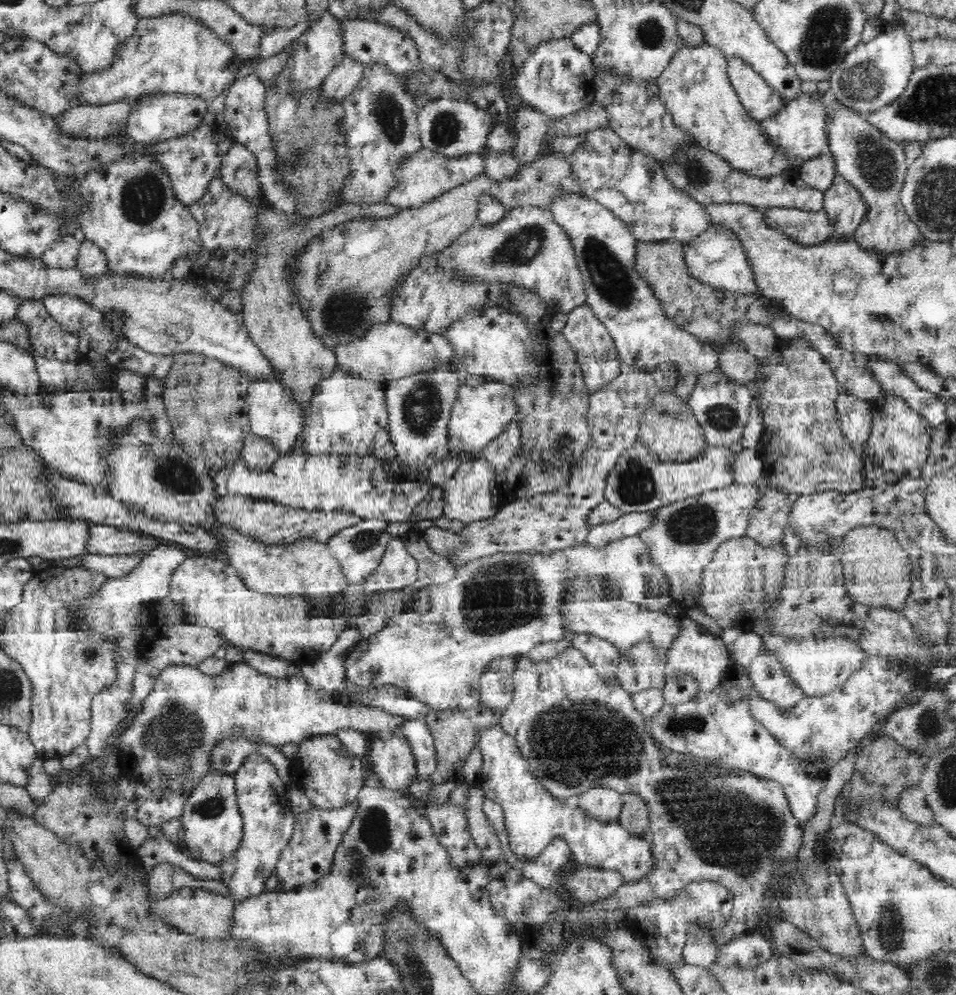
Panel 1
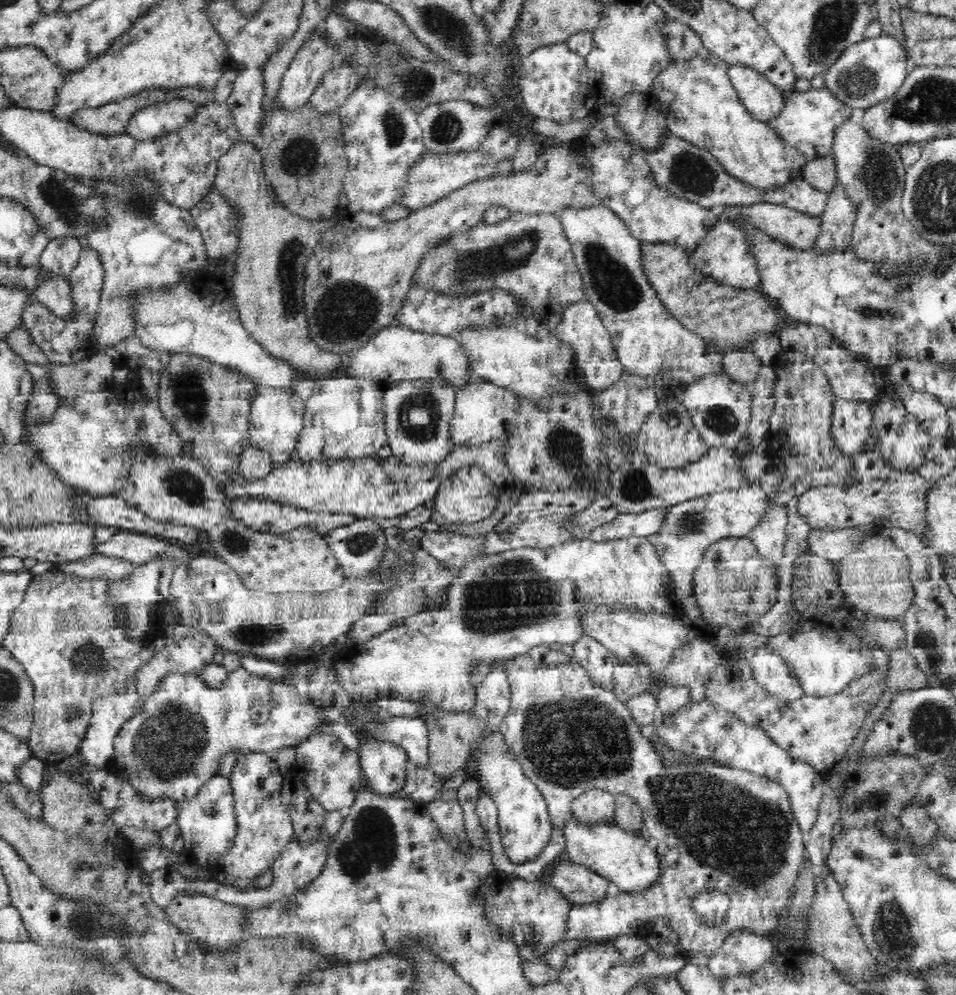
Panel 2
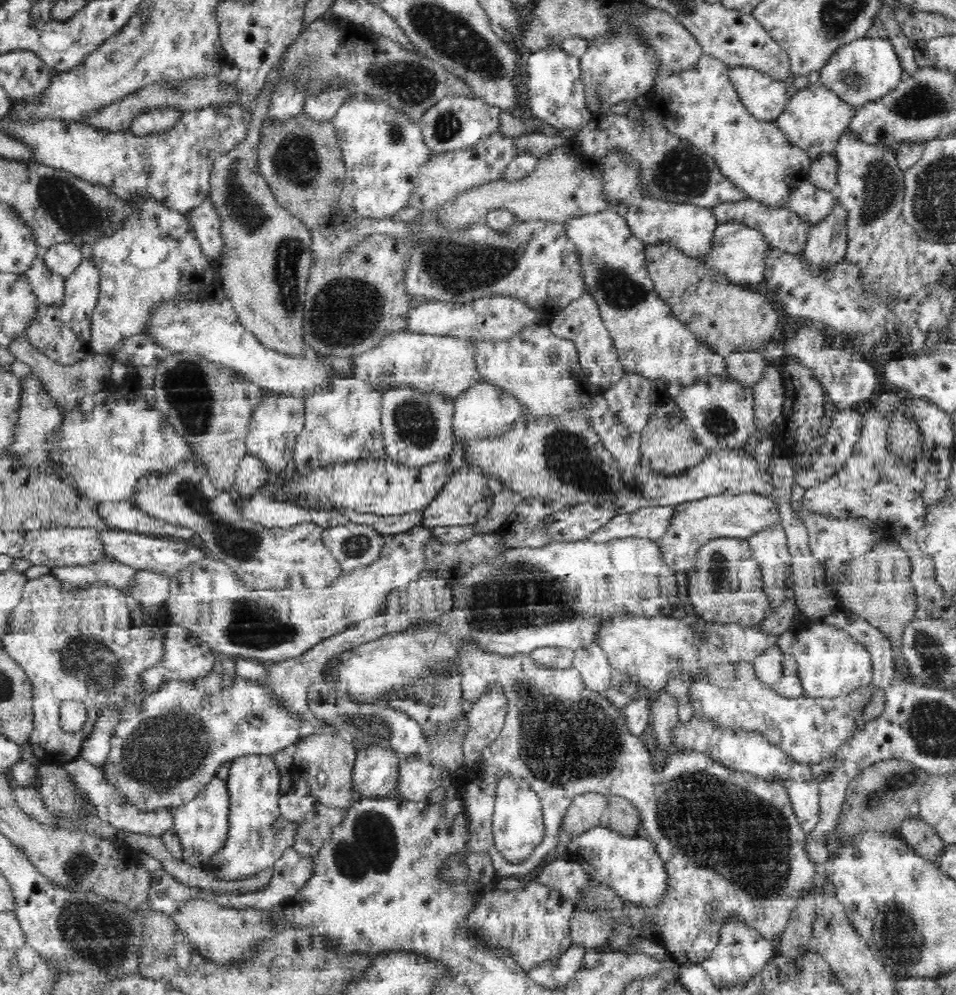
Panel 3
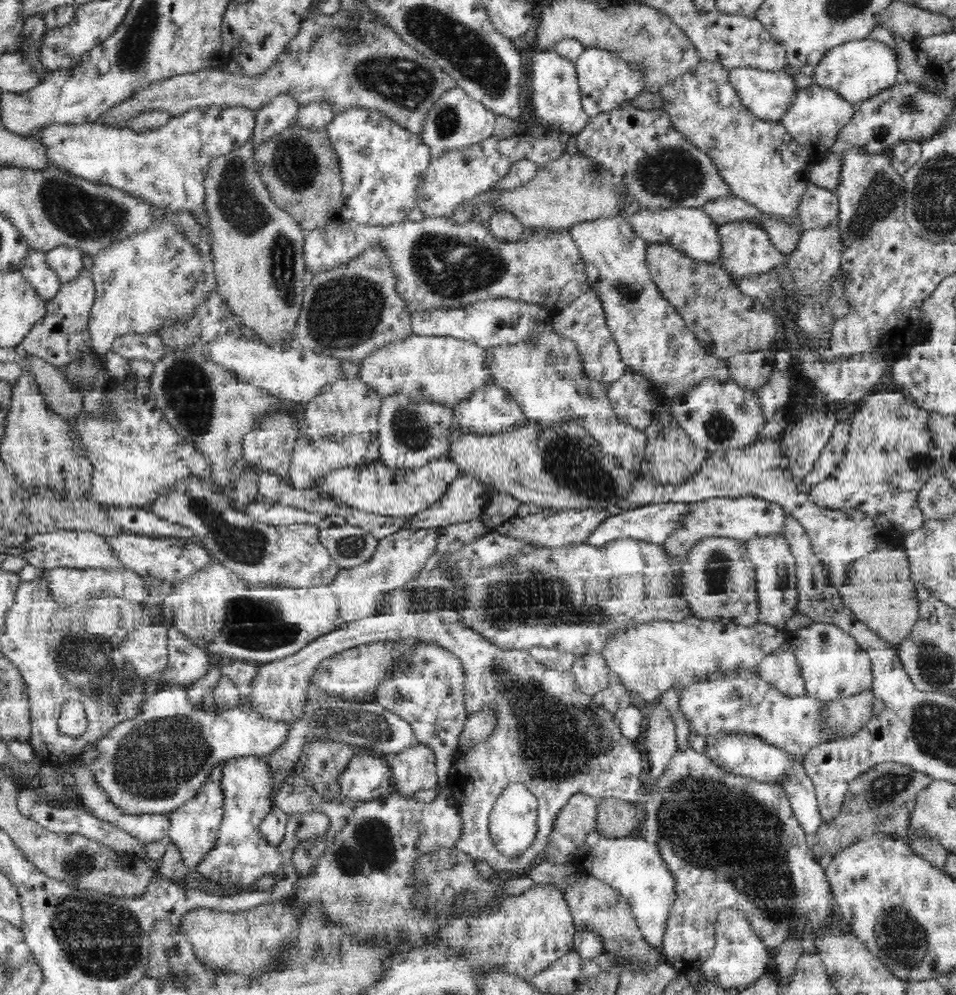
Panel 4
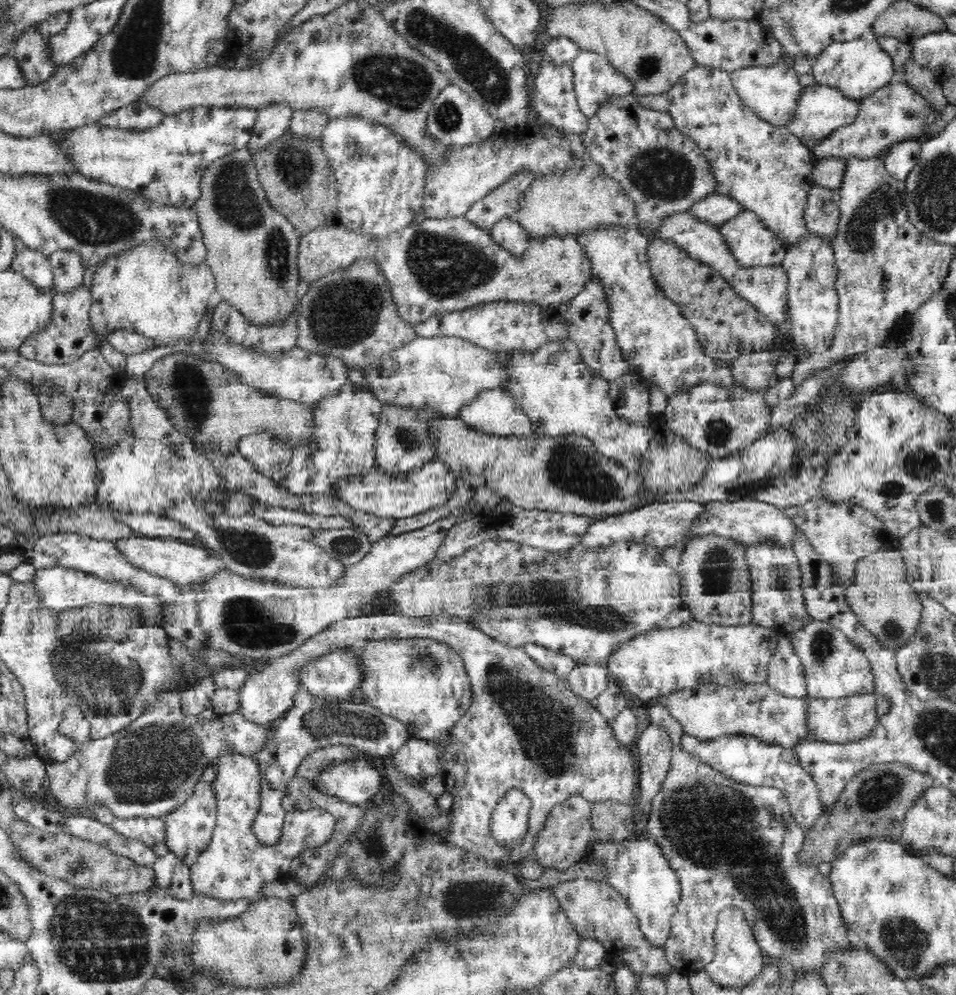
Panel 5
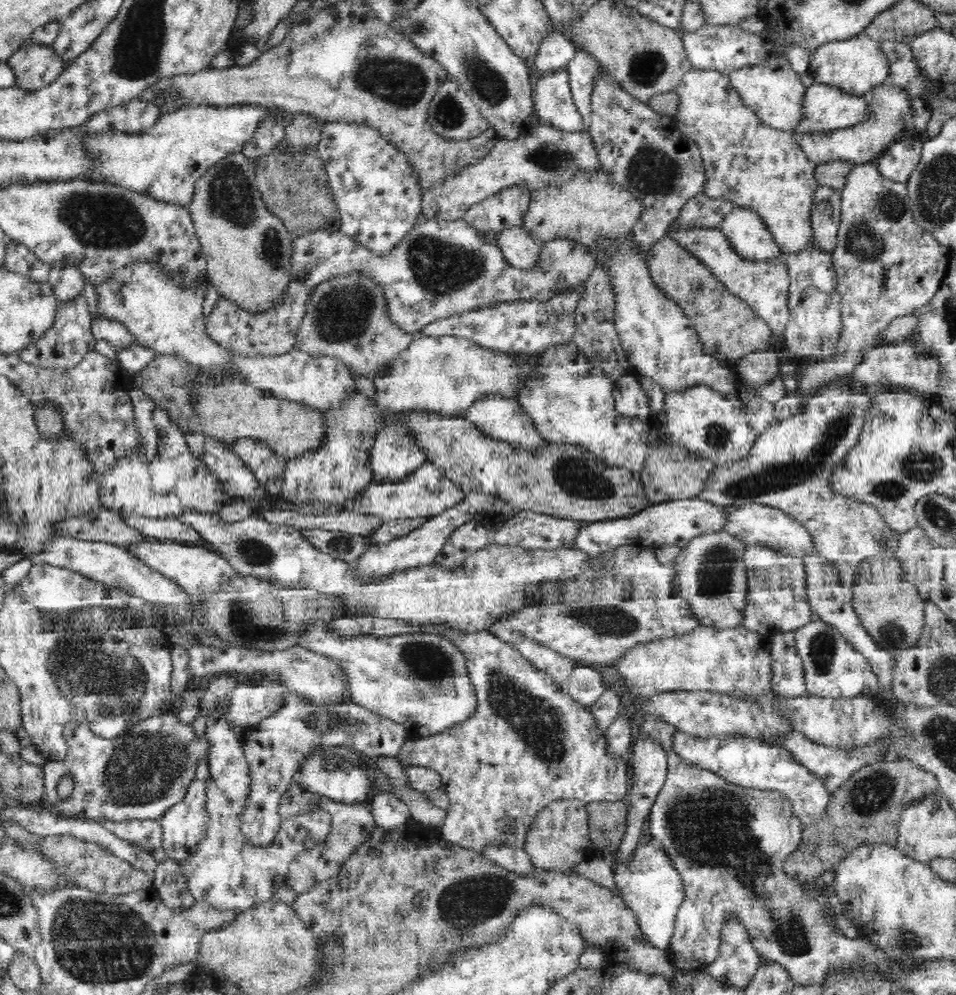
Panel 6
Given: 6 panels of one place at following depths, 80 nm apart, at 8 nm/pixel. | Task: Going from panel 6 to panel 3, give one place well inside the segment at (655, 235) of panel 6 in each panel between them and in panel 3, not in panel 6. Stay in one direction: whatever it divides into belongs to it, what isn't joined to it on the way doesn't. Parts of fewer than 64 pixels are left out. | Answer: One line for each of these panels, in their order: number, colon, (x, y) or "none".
3: (672, 168)
4: (662, 168)
5: (661, 169)

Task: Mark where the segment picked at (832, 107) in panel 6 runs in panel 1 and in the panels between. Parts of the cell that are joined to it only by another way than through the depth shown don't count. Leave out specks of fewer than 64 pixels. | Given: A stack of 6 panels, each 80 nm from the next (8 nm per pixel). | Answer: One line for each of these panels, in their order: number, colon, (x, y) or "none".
1: (798, 131)
2: (807, 123)
3: (813, 119)
4: (815, 118)
5: (822, 109)

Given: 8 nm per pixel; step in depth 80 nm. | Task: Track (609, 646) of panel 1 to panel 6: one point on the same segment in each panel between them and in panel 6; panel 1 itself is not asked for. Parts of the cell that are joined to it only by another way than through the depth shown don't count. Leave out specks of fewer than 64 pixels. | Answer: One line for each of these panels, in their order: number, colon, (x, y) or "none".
2: (598, 659)
3: (592, 661)
4: (591, 670)
5: (589, 680)
6: (586, 685)

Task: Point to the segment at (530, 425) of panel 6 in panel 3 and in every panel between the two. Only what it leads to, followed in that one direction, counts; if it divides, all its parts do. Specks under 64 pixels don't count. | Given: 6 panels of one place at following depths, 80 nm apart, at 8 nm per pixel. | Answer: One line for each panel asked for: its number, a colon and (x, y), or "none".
3: (483, 411)
4: (488, 410)
5: (493, 412)

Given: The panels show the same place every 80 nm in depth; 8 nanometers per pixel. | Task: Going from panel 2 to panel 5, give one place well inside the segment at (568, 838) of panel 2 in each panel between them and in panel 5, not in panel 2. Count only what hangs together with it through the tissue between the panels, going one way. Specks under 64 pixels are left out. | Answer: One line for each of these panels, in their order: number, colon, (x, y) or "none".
3: (630, 865)
4: (634, 867)
5: (636, 868)

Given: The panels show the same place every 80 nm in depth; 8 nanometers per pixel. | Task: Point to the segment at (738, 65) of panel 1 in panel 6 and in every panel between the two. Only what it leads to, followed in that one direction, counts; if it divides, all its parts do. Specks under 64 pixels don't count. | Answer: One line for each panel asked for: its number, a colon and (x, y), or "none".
2: (764, 102)
3: (765, 99)
4: (767, 95)
5: (772, 93)
6: (772, 90)

